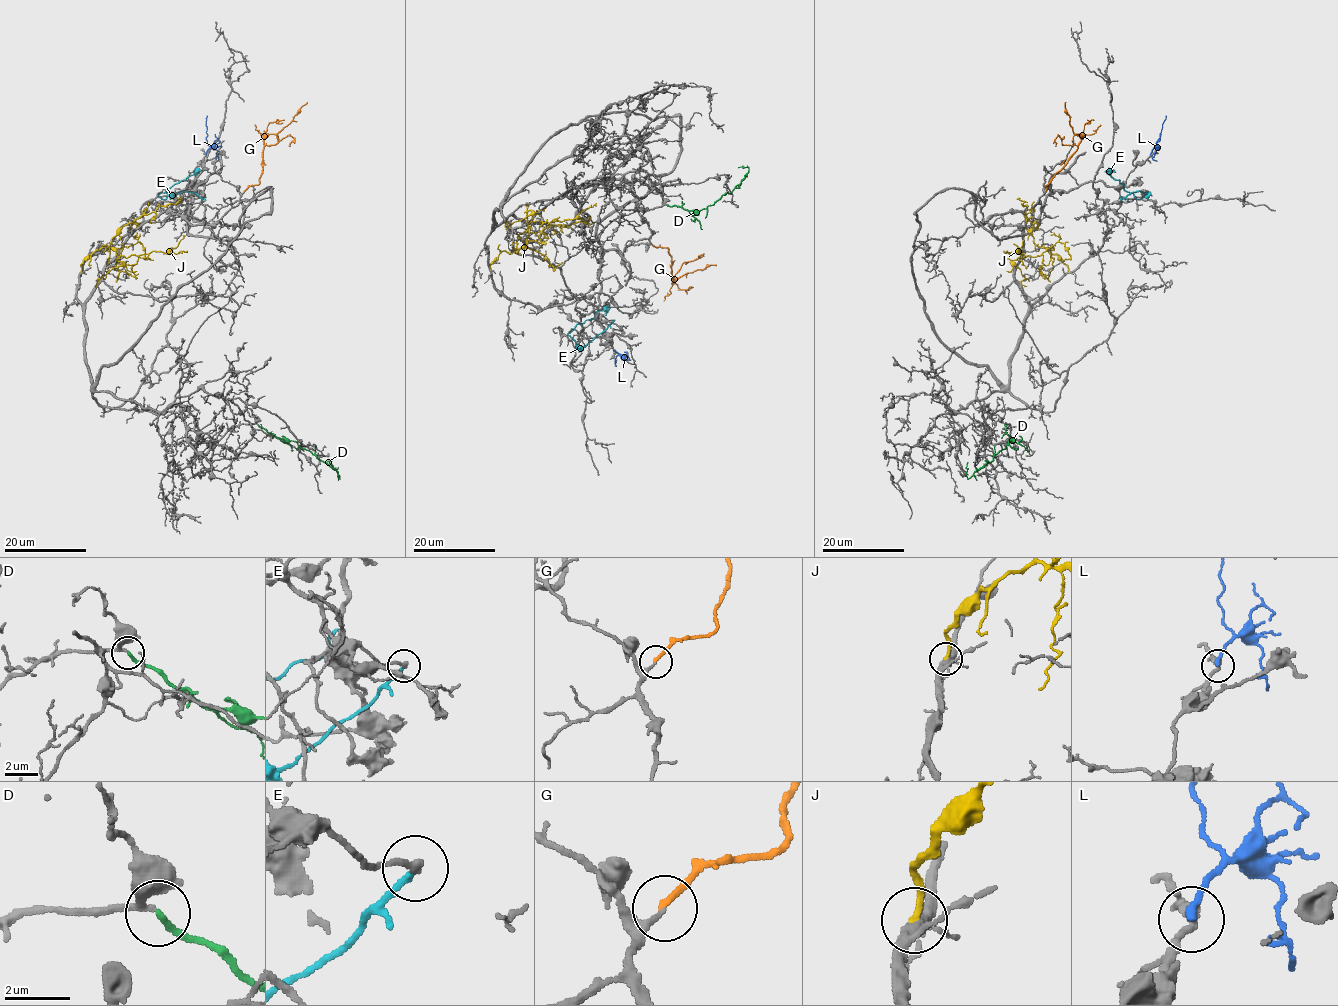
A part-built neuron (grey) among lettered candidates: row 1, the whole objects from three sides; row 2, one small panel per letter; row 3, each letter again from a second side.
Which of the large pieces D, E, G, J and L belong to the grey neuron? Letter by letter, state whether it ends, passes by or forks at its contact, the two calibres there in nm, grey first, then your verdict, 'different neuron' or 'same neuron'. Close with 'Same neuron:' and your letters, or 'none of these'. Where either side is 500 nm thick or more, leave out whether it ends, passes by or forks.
D: it ends; calibres 200 and 200 nm; same neuron
E: it ends; calibres 190 and 260 nm; different neuron
G: it ends; calibres 190 and 220 nm; same neuron
J: it ends; calibres 280 and 180 nm; different neuron
L: it ends; calibres 260 and 220 nm; different neuron
Same neuron: D, G

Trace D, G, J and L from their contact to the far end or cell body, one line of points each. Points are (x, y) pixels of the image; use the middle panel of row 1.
D: (667, 205), (700, 211), (713, 205), (746, 176), (747, 166), (739, 168)
G: (653, 246), (668, 249), (673, 281), (716, 264)
J: (489, 267), (503, 251), (511, 253), (525, 231), (587, 223), (587, 219)
L: (614, 350), (618, 353), (616, 366)

